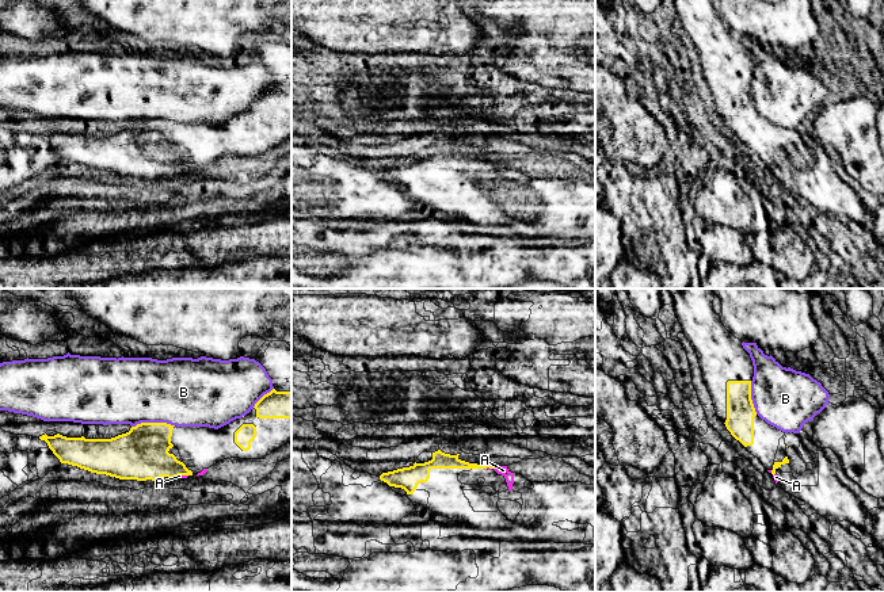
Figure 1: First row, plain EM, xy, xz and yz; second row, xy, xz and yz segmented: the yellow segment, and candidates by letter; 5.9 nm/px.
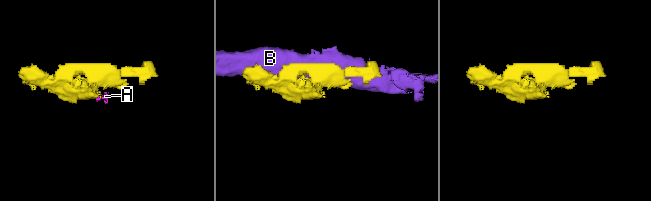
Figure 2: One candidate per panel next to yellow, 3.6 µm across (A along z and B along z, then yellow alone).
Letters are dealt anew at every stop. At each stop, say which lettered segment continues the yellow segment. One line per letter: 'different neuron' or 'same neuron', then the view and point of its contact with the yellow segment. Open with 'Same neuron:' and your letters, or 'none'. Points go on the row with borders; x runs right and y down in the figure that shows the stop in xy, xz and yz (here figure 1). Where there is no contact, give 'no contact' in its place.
Same neuron: A
A: same neuron; contact xy (182, 474)
B: different neuron; contact xy (152, 423)

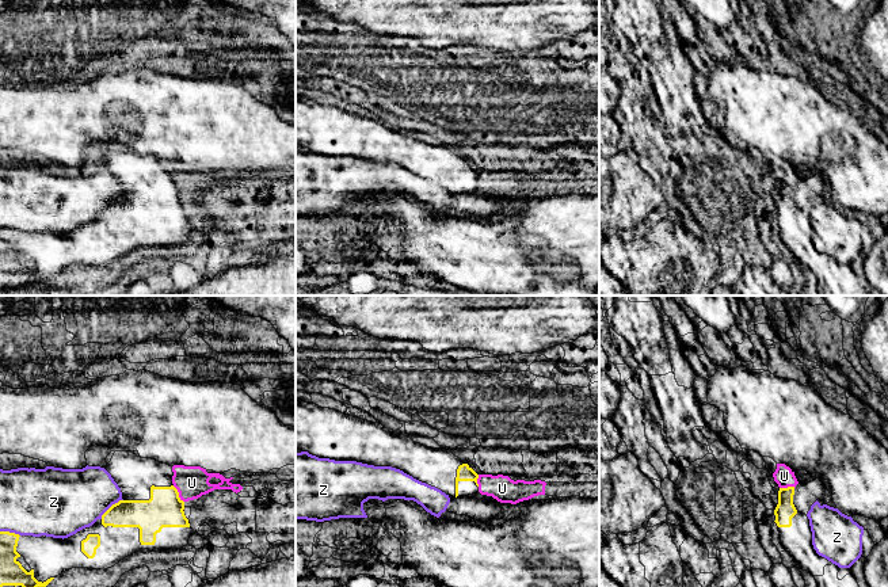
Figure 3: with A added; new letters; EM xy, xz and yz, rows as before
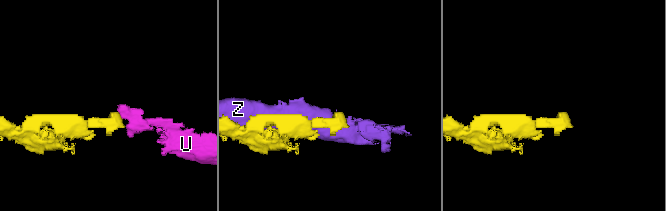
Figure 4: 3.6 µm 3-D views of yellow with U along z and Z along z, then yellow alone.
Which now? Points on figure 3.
Same neuron: none
U: different neuron; contact xy (178, 494)
Z: different neuron; contact xy (110, 507)

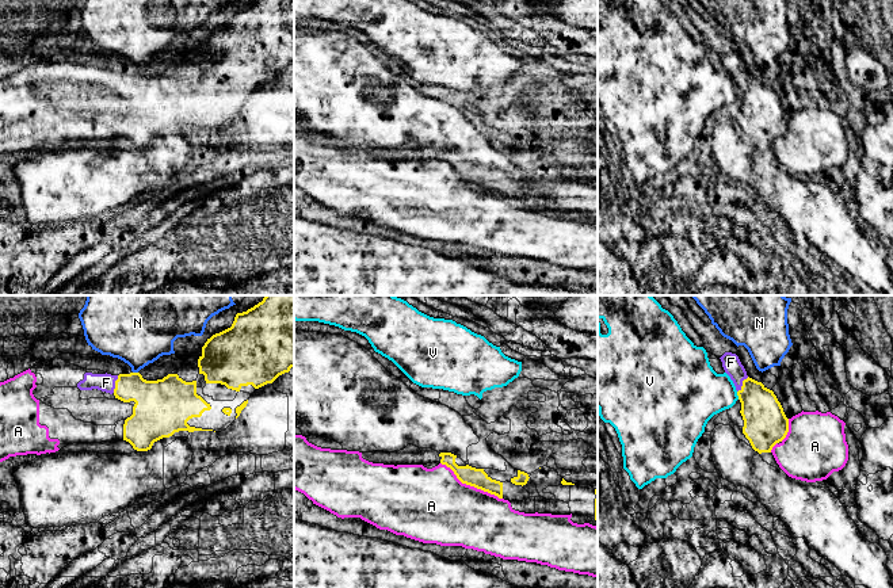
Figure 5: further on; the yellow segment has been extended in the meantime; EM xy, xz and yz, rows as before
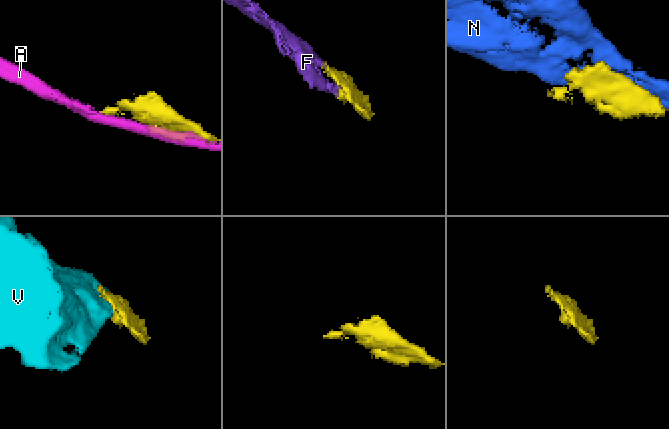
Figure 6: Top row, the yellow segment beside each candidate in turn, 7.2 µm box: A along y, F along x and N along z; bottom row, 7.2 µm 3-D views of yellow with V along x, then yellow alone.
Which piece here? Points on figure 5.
Same neuron: F
A: different neuron; contact xz (470, 485)
F: same neuron; contact yz (743, 384)
N: different neuron; contact xy (136, 373)
V: different neuron; contact yz (737, 394)

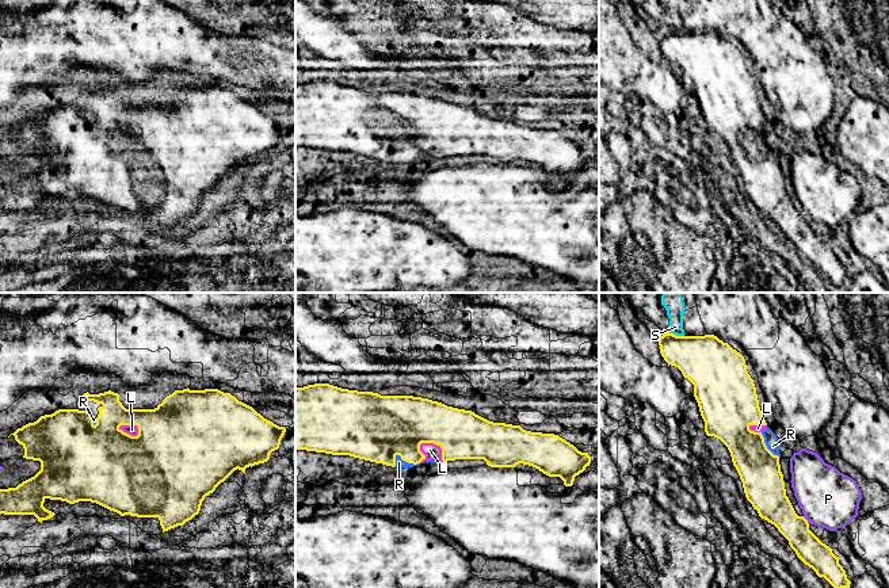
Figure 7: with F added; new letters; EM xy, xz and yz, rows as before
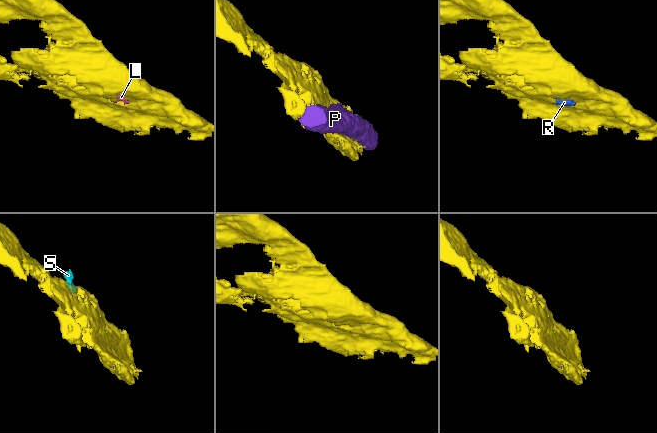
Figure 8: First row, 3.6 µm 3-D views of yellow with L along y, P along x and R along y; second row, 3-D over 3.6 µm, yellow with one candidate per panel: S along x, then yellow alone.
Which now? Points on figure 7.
Same neuron: L, R
L: same neuron; contact xz (437, 445)
P: different neuron; contact yz (807, 520)
R: same neuron; contact xz (403, 459)
S: different neuron; contact yz (675, 335)

